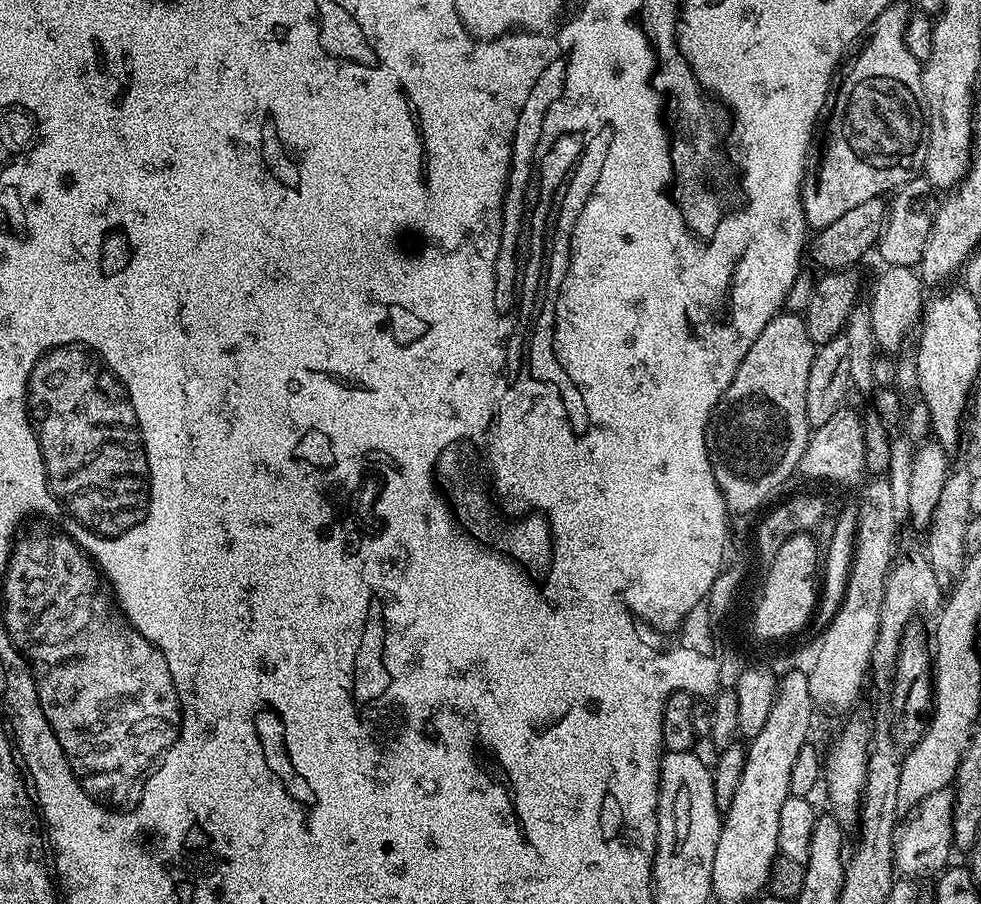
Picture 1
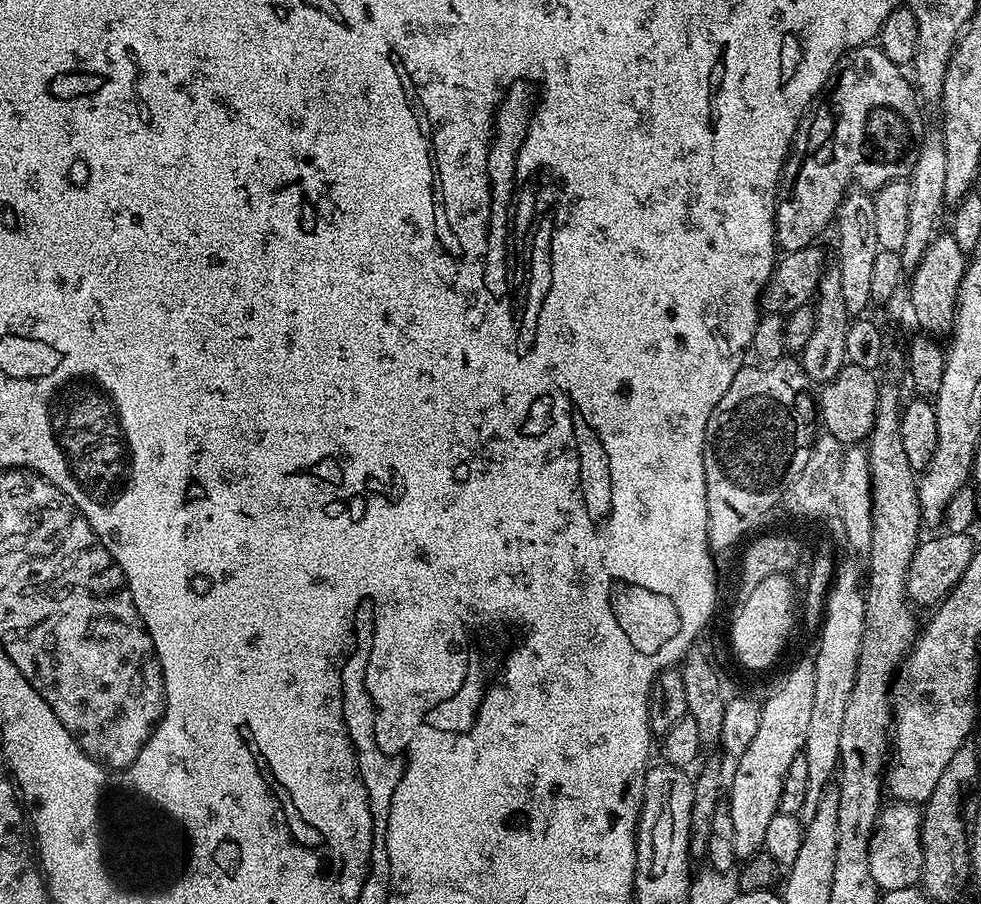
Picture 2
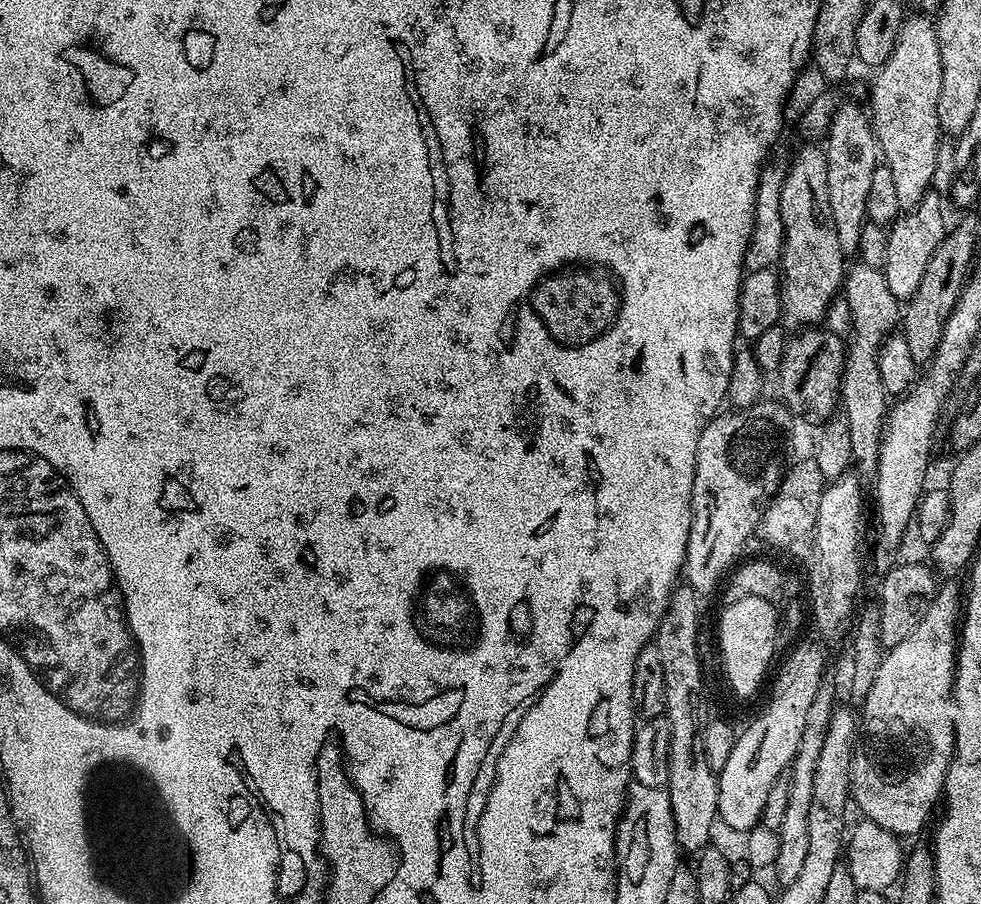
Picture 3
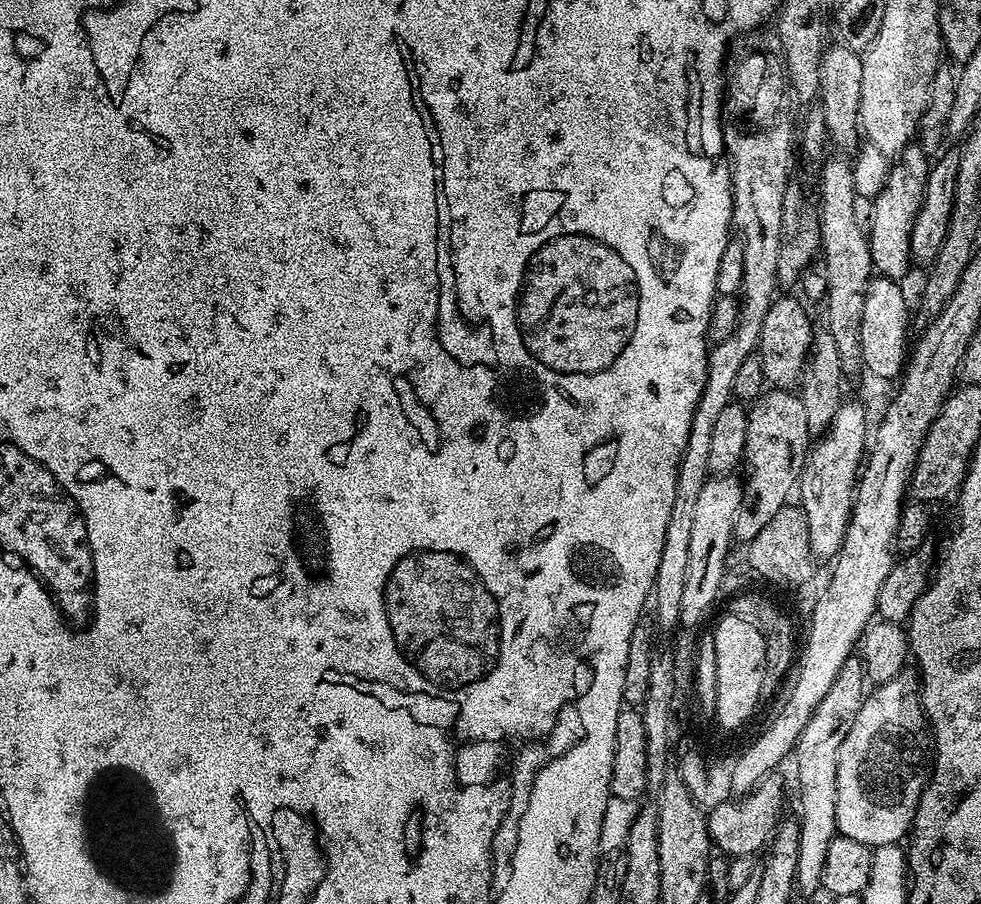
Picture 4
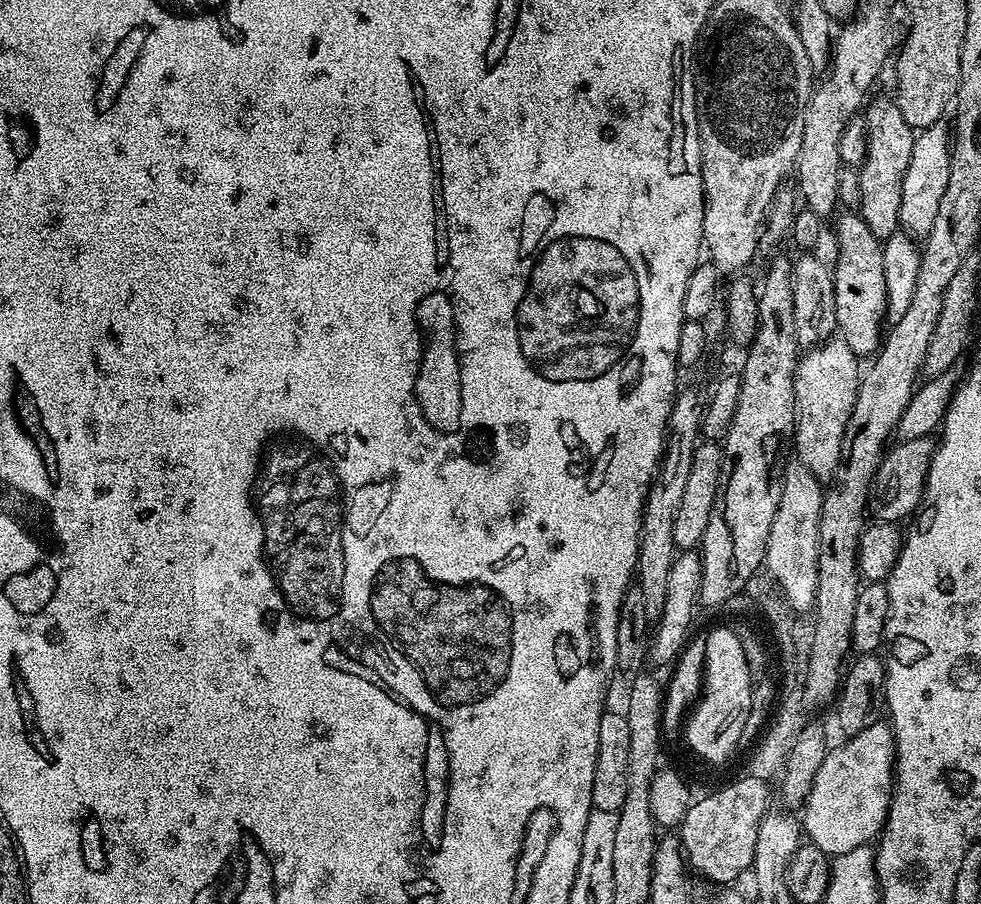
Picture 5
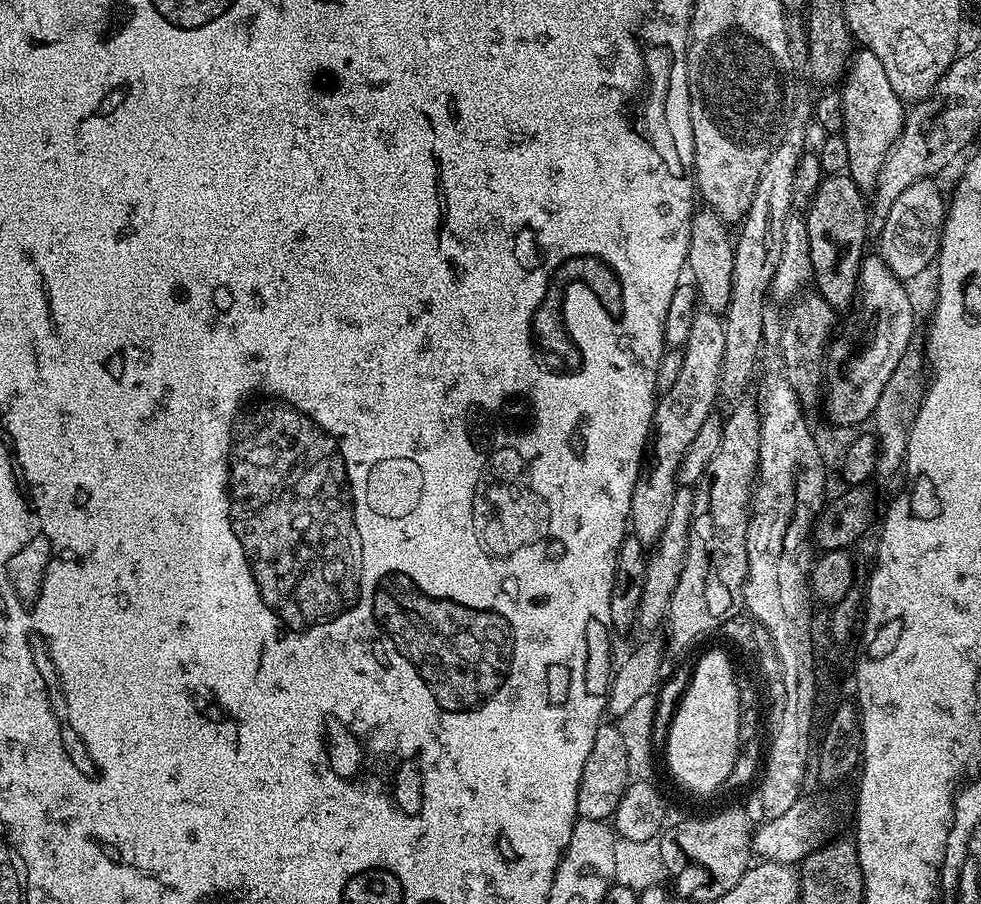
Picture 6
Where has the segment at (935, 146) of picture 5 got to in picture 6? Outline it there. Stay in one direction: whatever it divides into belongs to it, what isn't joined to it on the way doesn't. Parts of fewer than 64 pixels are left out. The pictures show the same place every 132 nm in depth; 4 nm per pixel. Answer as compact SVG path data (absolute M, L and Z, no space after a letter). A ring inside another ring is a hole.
M931 179L914 182L914 186L906 186L898 198L890 206L888 212L883 213L884 225L880 228L880 248L878 255L884 259L886 266L898 279L911 282L915 276L920 276L928 267L933 267L934 261L940 254L940 231L944 228L944 217L946 215L945 197L940 197L940 192L935 188Z

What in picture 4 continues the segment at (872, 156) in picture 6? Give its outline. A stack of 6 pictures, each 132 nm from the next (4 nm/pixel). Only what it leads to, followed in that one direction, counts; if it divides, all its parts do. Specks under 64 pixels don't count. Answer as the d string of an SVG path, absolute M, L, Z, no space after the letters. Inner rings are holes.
M909 143L888 169L888 181L872 201L872 228L866 234L870 246L872 267L879 275L897 282L903 281L908 264L913 263L910 250L910 230L918 210L924 204L924 182L930 171L930 158L919 143Z

